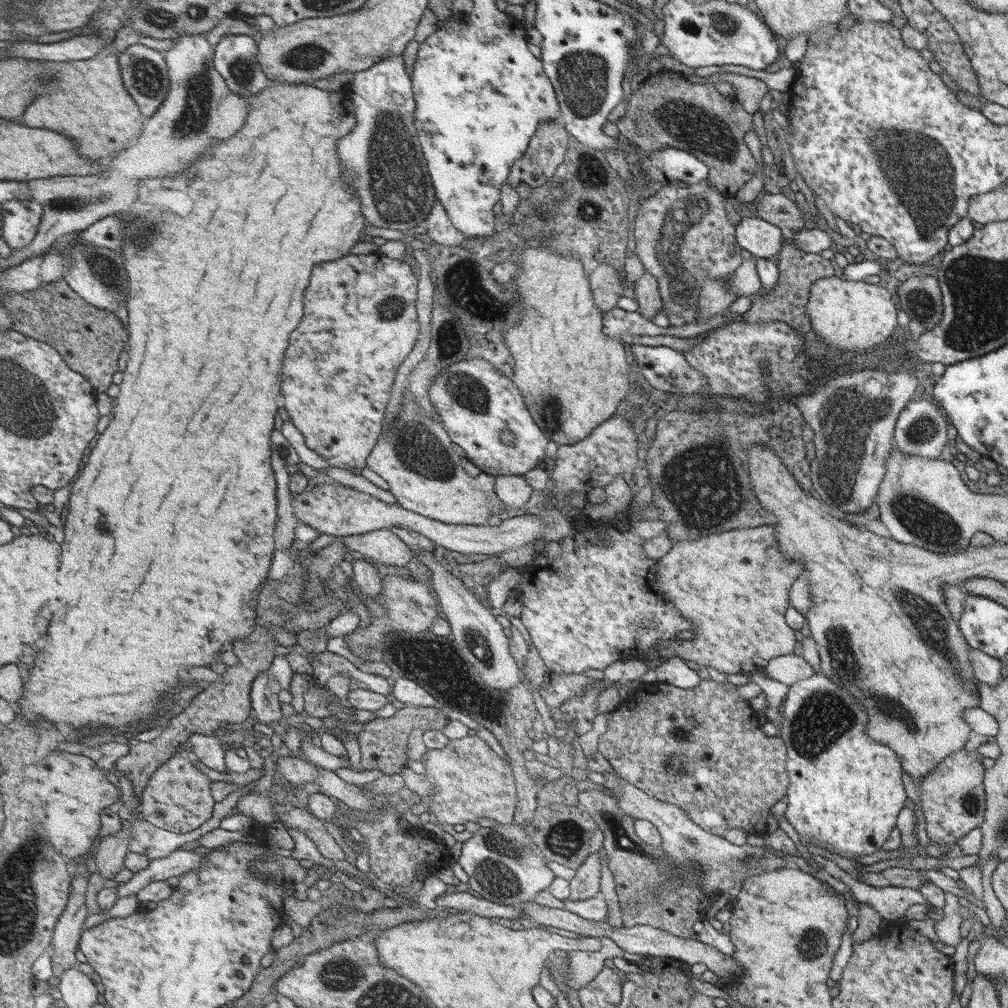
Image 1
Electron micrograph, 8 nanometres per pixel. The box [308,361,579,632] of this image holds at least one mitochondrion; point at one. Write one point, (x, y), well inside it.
(414, 442)

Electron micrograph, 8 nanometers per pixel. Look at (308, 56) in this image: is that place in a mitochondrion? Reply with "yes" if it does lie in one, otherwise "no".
yes

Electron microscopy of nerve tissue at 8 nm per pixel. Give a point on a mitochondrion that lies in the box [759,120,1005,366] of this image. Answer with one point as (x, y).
(924, 306)

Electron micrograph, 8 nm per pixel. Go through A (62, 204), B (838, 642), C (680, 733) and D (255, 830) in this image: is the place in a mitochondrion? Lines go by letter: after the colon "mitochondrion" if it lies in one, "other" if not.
A: mitochondrion
B: mitochondrion
C: other
D: other

